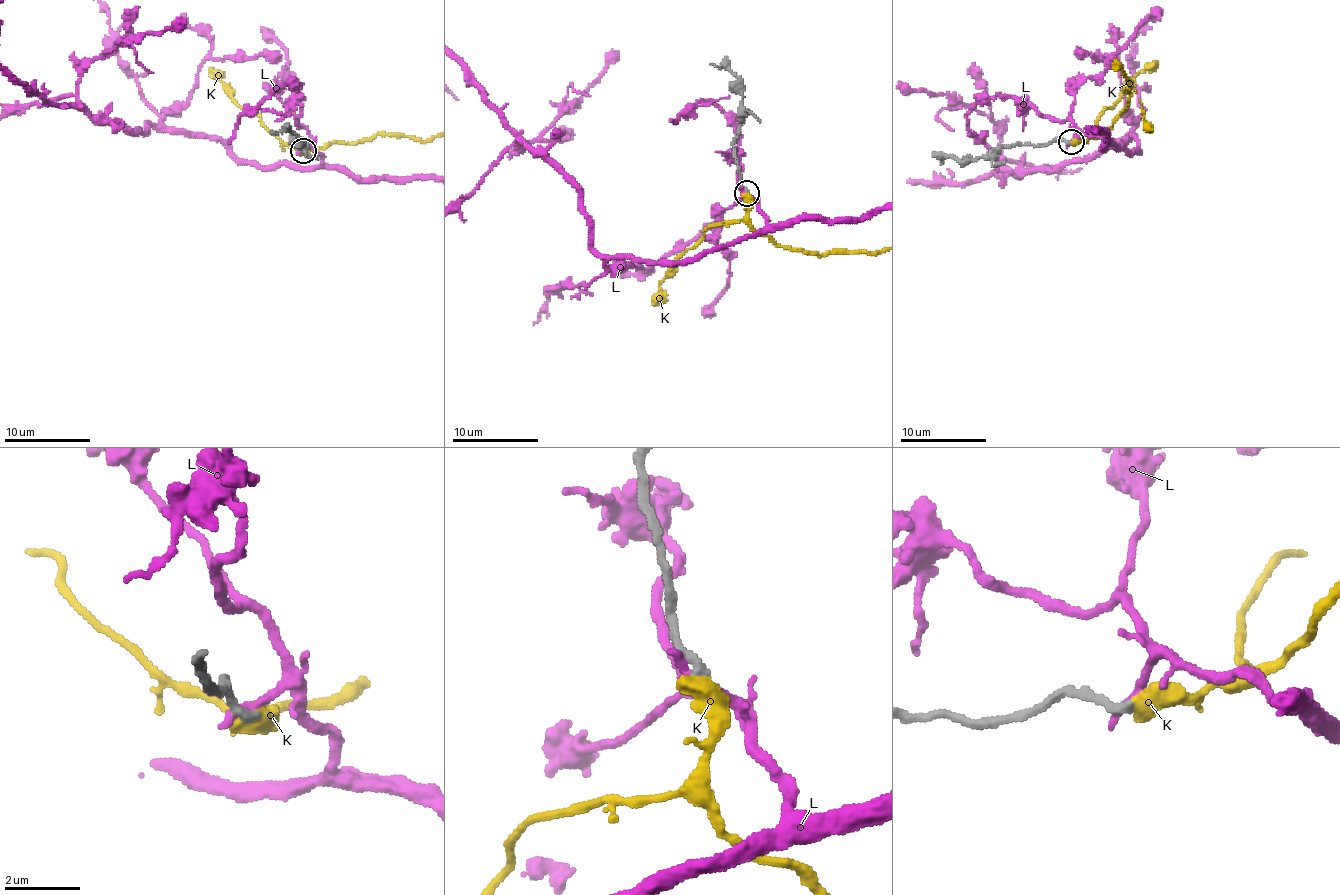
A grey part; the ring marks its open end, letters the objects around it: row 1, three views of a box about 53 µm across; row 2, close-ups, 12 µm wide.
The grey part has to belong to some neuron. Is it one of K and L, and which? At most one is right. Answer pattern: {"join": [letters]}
{"join": ["K"]}

